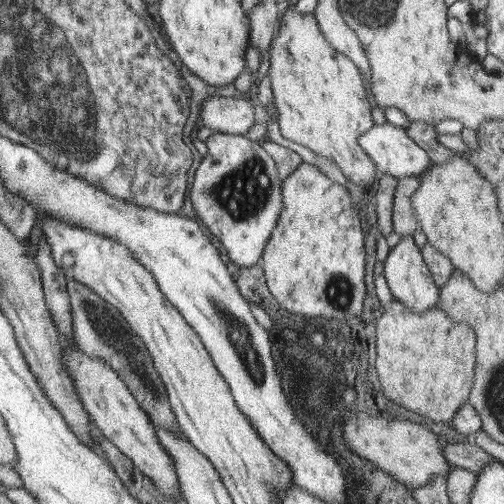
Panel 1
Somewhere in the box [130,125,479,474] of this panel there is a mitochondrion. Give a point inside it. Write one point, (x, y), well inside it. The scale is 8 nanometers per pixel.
(244, 192)

